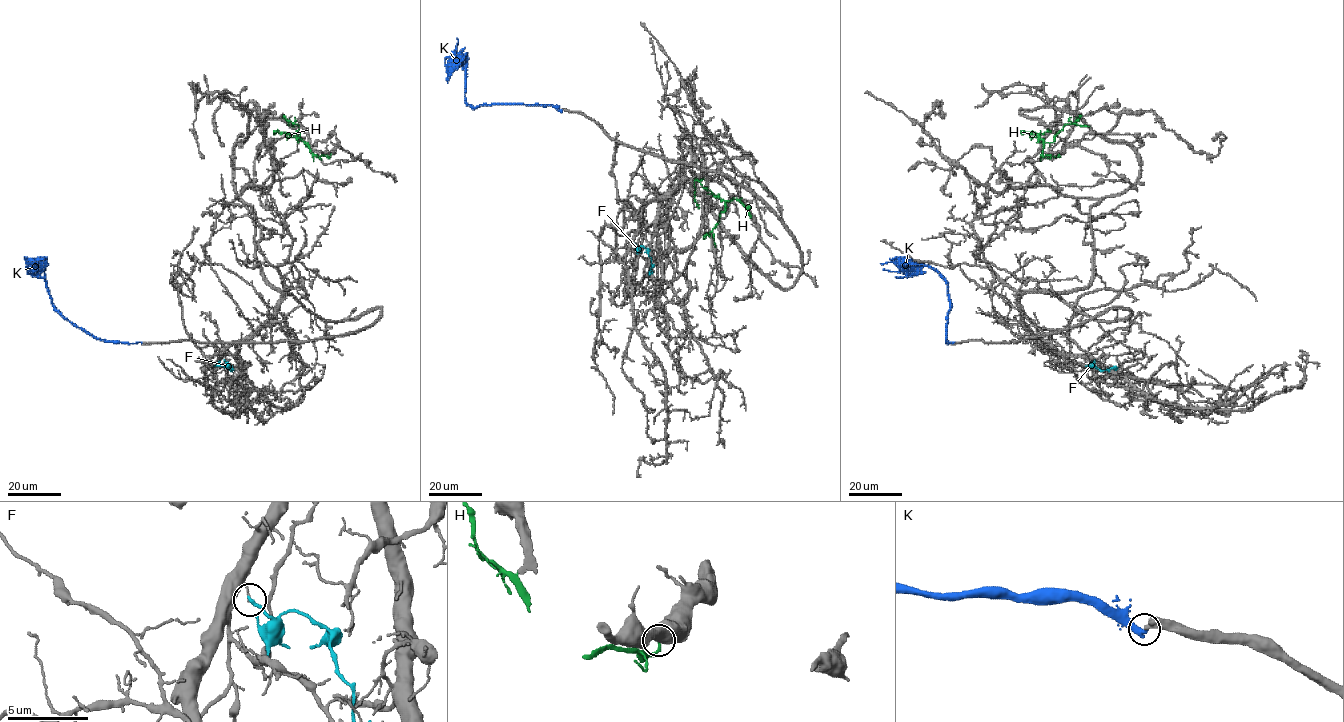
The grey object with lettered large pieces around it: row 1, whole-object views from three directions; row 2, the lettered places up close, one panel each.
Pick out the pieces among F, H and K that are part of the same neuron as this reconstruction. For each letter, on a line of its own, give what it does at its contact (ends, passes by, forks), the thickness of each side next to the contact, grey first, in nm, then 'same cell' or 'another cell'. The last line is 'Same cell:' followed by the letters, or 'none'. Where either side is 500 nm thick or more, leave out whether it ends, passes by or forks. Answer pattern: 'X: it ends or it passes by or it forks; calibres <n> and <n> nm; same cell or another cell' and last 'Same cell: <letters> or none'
F: it ends; calibres 90 and 240 nm; another cell
H: calibres 750 and 140 nm; another cell
K: it ends; calibres 460 and 360 nm; another cell
Same cell: none

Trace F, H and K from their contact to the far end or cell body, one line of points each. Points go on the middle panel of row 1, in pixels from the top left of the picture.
F: (634, 244), (647, 250), (651, 259), (649, 275)
H: (751, 216), (738, 200), (724, 200), (695, 180), (694, 198), (699, 208)
K: (561, 111), (551, 106), (483, 104), (474, 107), (468, 104), (466, 65), (454, 57), (458, 41)

